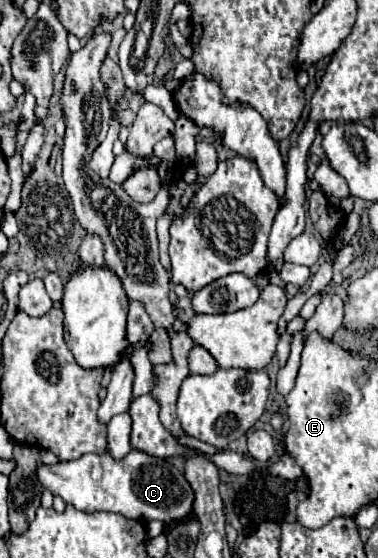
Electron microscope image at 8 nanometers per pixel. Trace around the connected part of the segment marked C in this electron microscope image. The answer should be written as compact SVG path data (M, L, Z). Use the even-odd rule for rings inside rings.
M132 449L122 459L114 459L106 451L102 455L88 453L58 465L42 465L42 469L38 469L38 479L52 495L62 497L66 503L86 513L112 511L134 521L162 521L164 525L172 525L192 515L194 491L184 473L170 461L138 449Z

